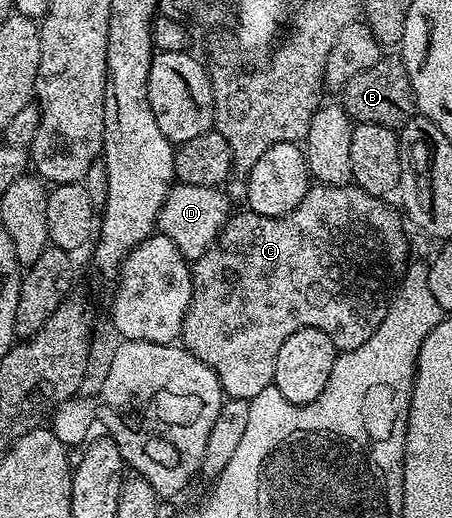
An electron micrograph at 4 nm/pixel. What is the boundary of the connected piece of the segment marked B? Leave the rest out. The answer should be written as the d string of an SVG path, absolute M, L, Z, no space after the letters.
M384 54L375 65L356 74L340 92L340 102L355 123L401 129L416 114L414 91L407 68L399 55Z

